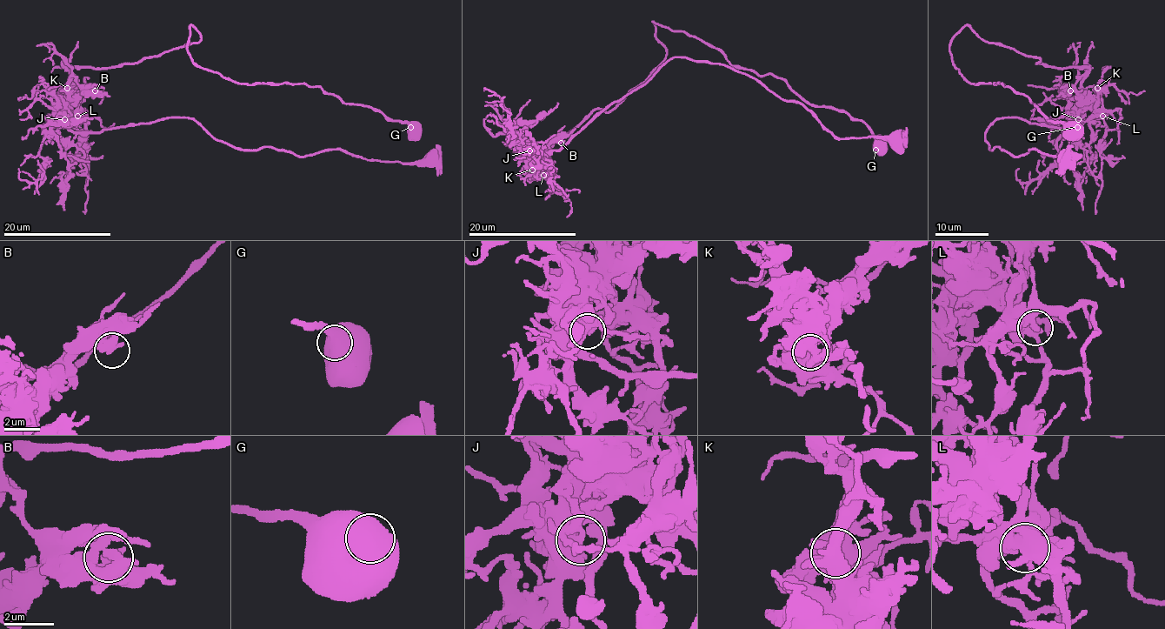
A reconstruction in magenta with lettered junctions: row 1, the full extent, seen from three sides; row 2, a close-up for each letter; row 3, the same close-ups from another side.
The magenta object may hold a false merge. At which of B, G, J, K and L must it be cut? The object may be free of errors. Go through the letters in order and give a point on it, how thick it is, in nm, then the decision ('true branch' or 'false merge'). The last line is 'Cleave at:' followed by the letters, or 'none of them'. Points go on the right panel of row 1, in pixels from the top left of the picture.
B: place (1070, 90); calibre 440 nm; true branch
G: place (1077, 127); calibre 900 nm; true branch
J: place (1078, 119); calibre 650 nm; false merge
K: place (1097, 88); calibre 800 nm; true branch
L: place (1102, 116); calibre 460 nm; true branch
Cleave at: J

